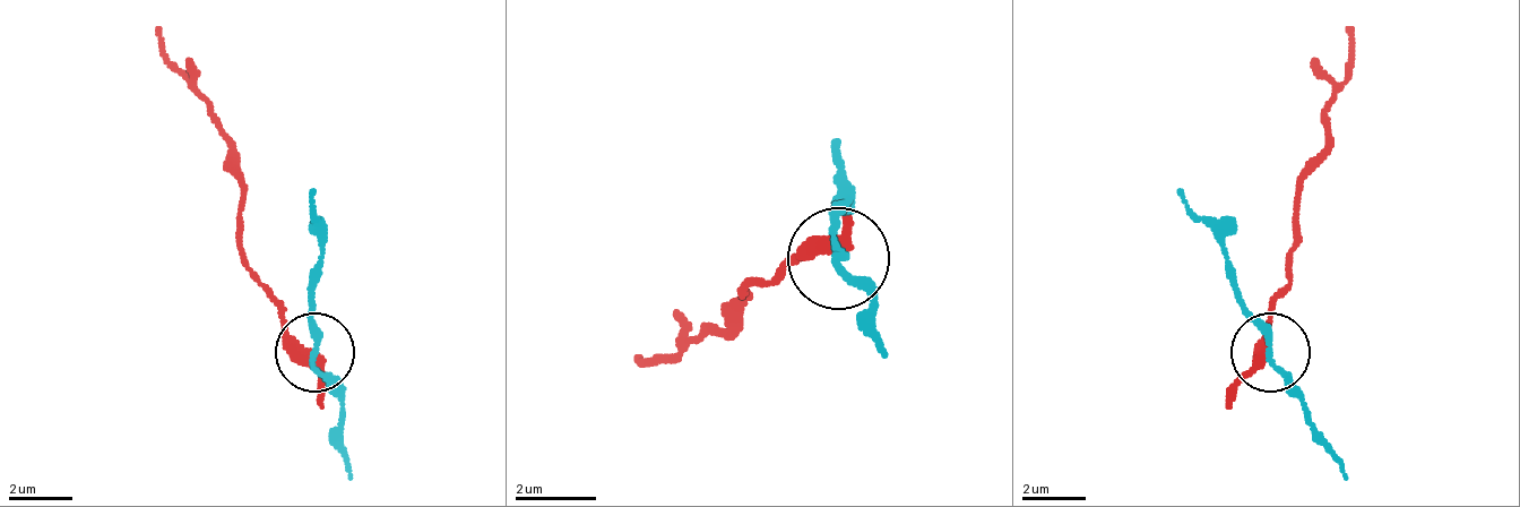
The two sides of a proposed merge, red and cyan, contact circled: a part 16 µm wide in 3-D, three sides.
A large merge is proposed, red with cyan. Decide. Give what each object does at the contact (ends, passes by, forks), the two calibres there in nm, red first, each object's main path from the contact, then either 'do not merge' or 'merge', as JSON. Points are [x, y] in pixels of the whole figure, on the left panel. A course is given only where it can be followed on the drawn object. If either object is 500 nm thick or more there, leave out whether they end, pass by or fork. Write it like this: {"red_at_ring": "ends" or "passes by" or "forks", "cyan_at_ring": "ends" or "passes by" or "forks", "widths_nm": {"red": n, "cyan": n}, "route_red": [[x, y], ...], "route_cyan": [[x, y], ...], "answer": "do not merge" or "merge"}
{"red_at_ring": "passes by", "cyan_at_ring": "passes by", "widths_nm": {"red": 400, "cyan": 200}, "route_red": [[317, 354], [285, 331], [285, 307], [236, 243], [244, 180], [221, 140], [213, 100], [165, 52], [157, 28]], "route_cyan": [[317, 354], [317, 331], [309, 299], [325, 243], [309, 188]], "answer": "do not merge"}

